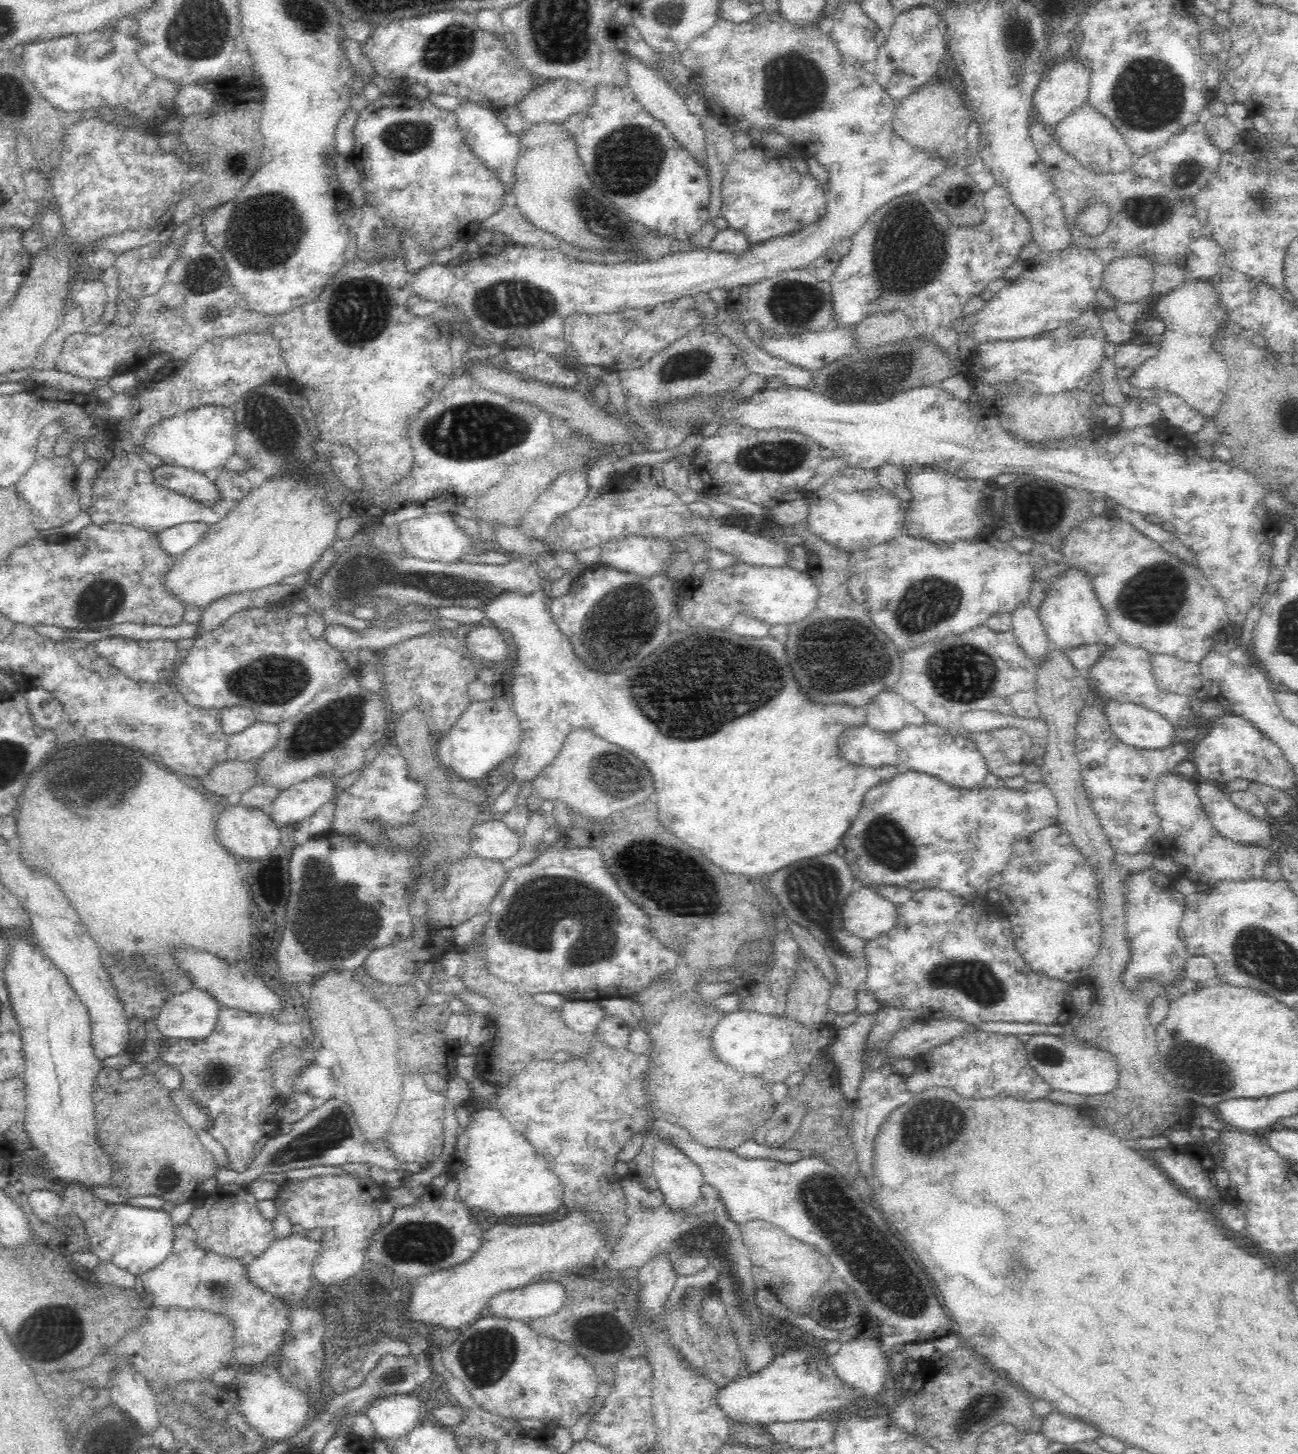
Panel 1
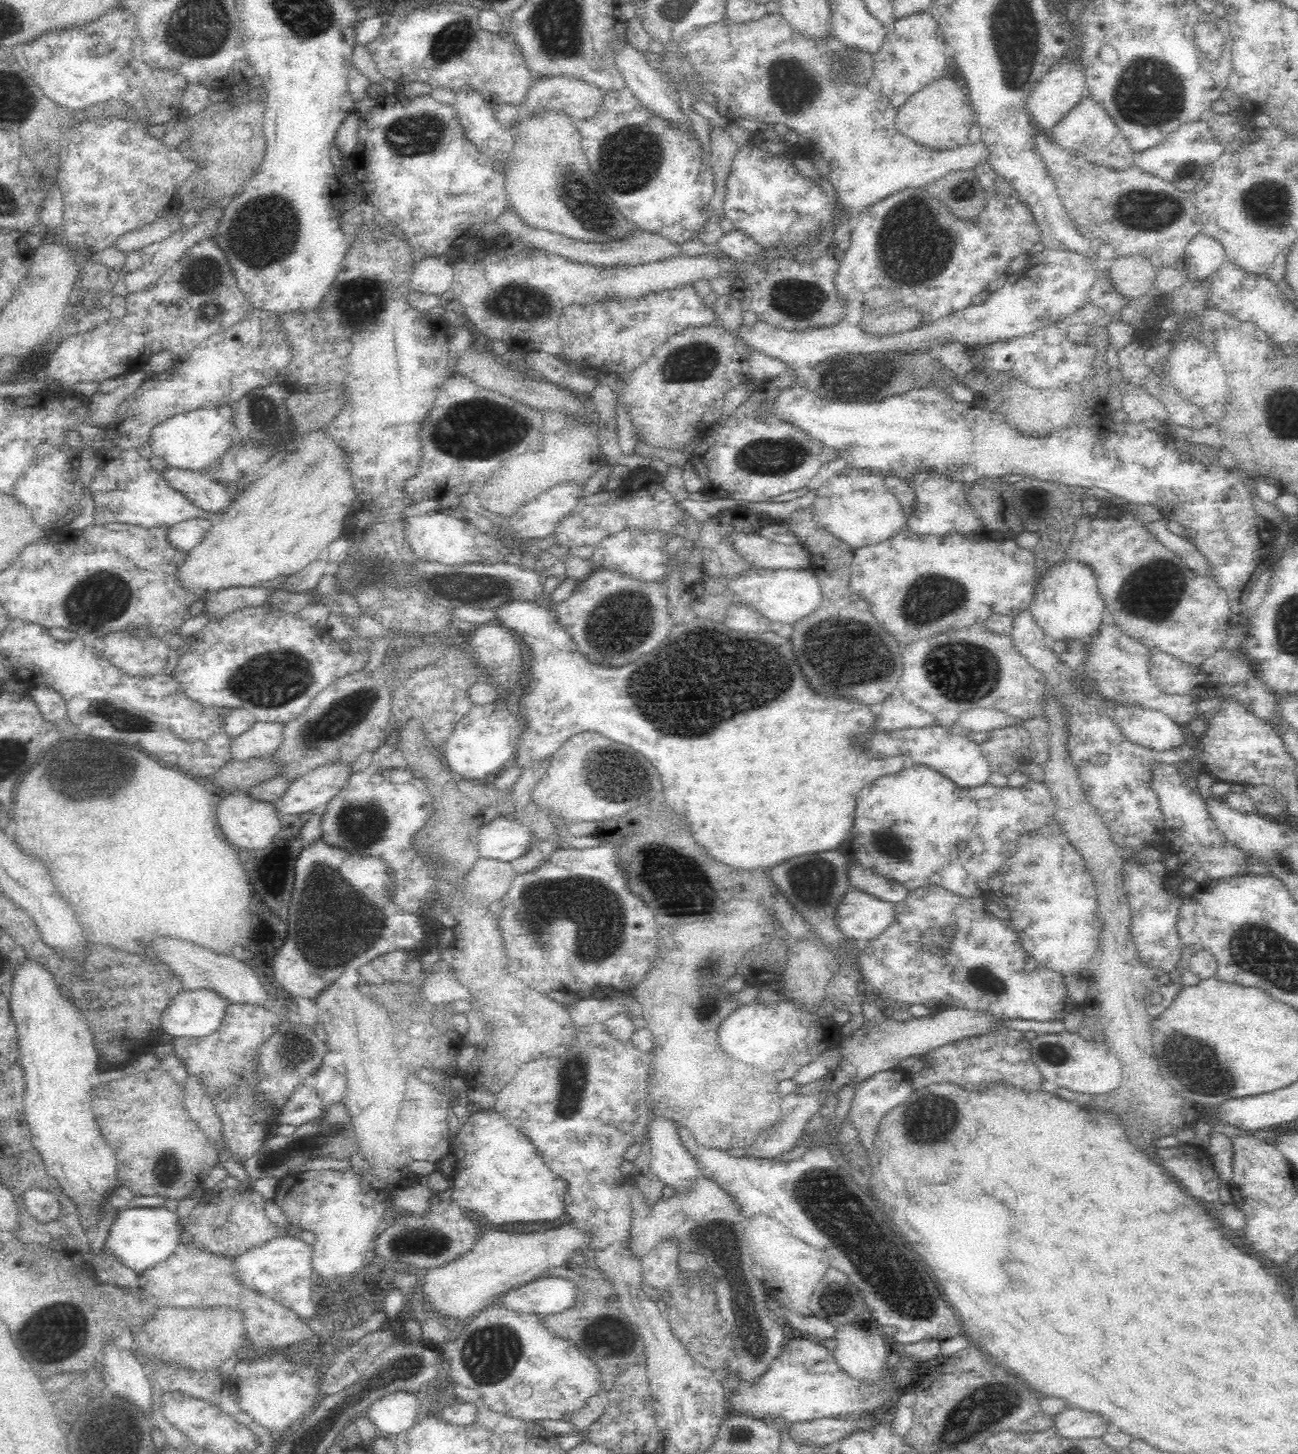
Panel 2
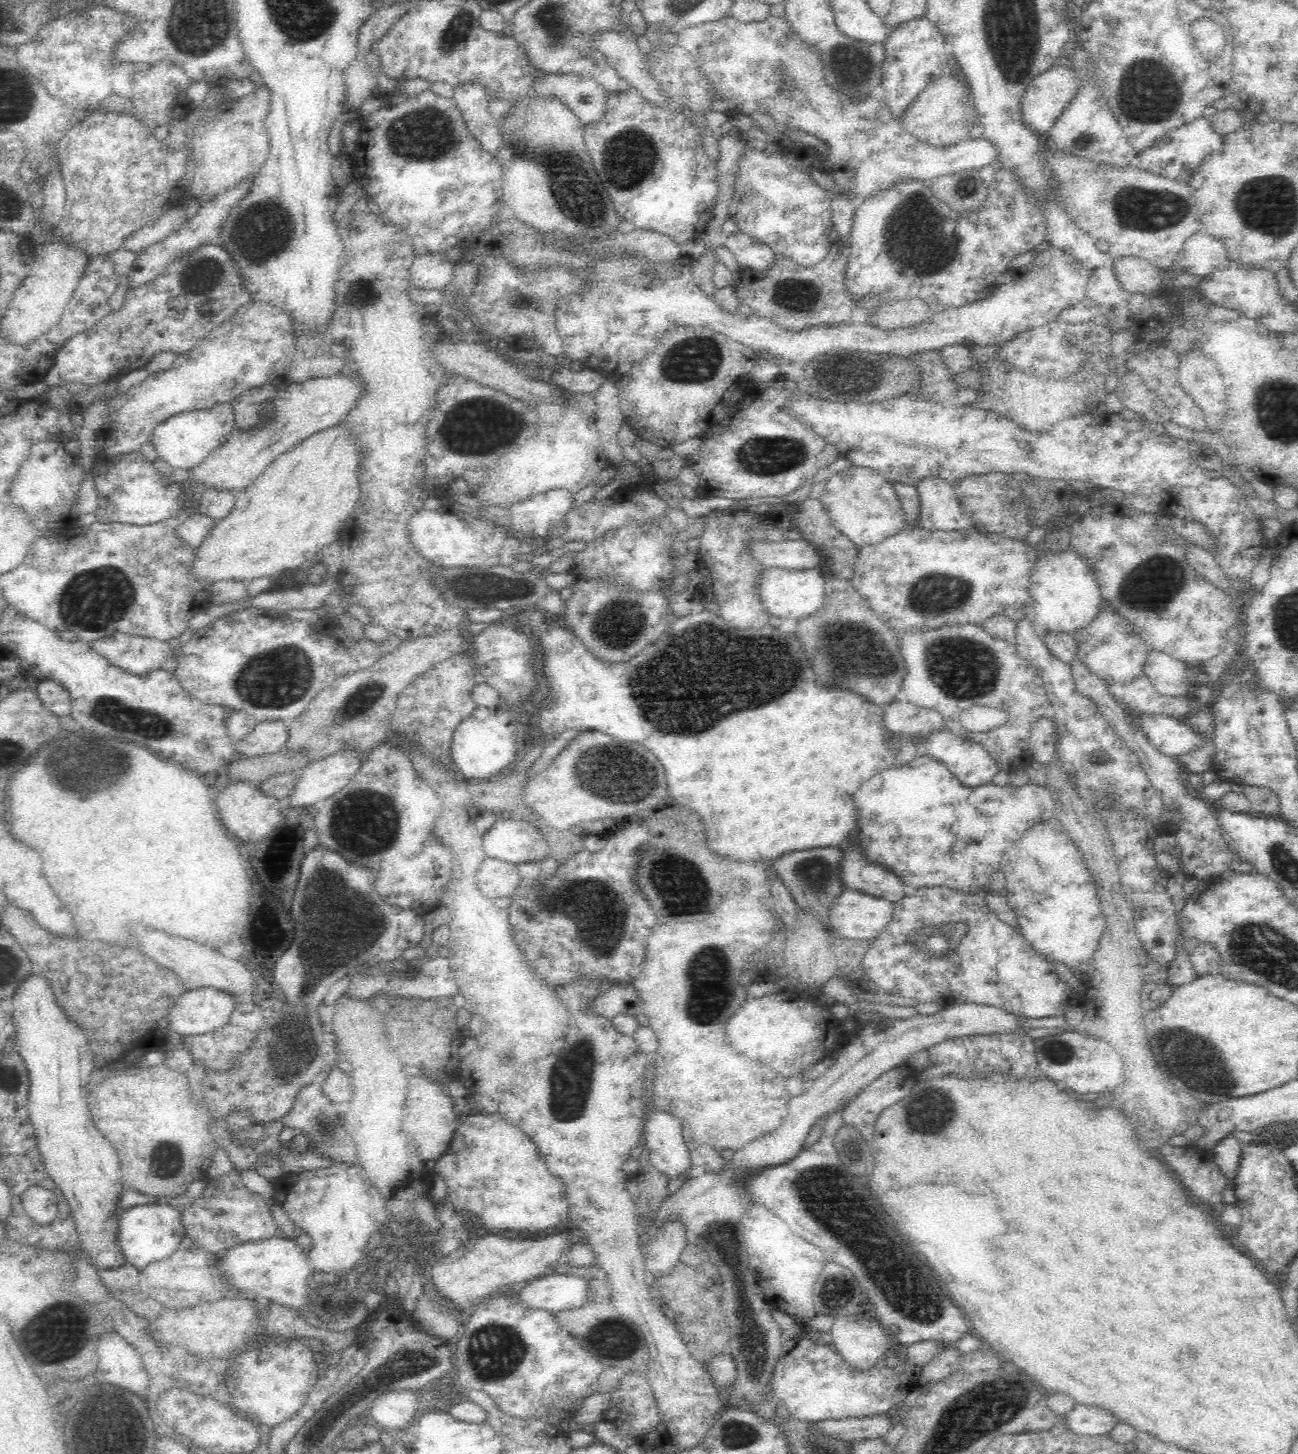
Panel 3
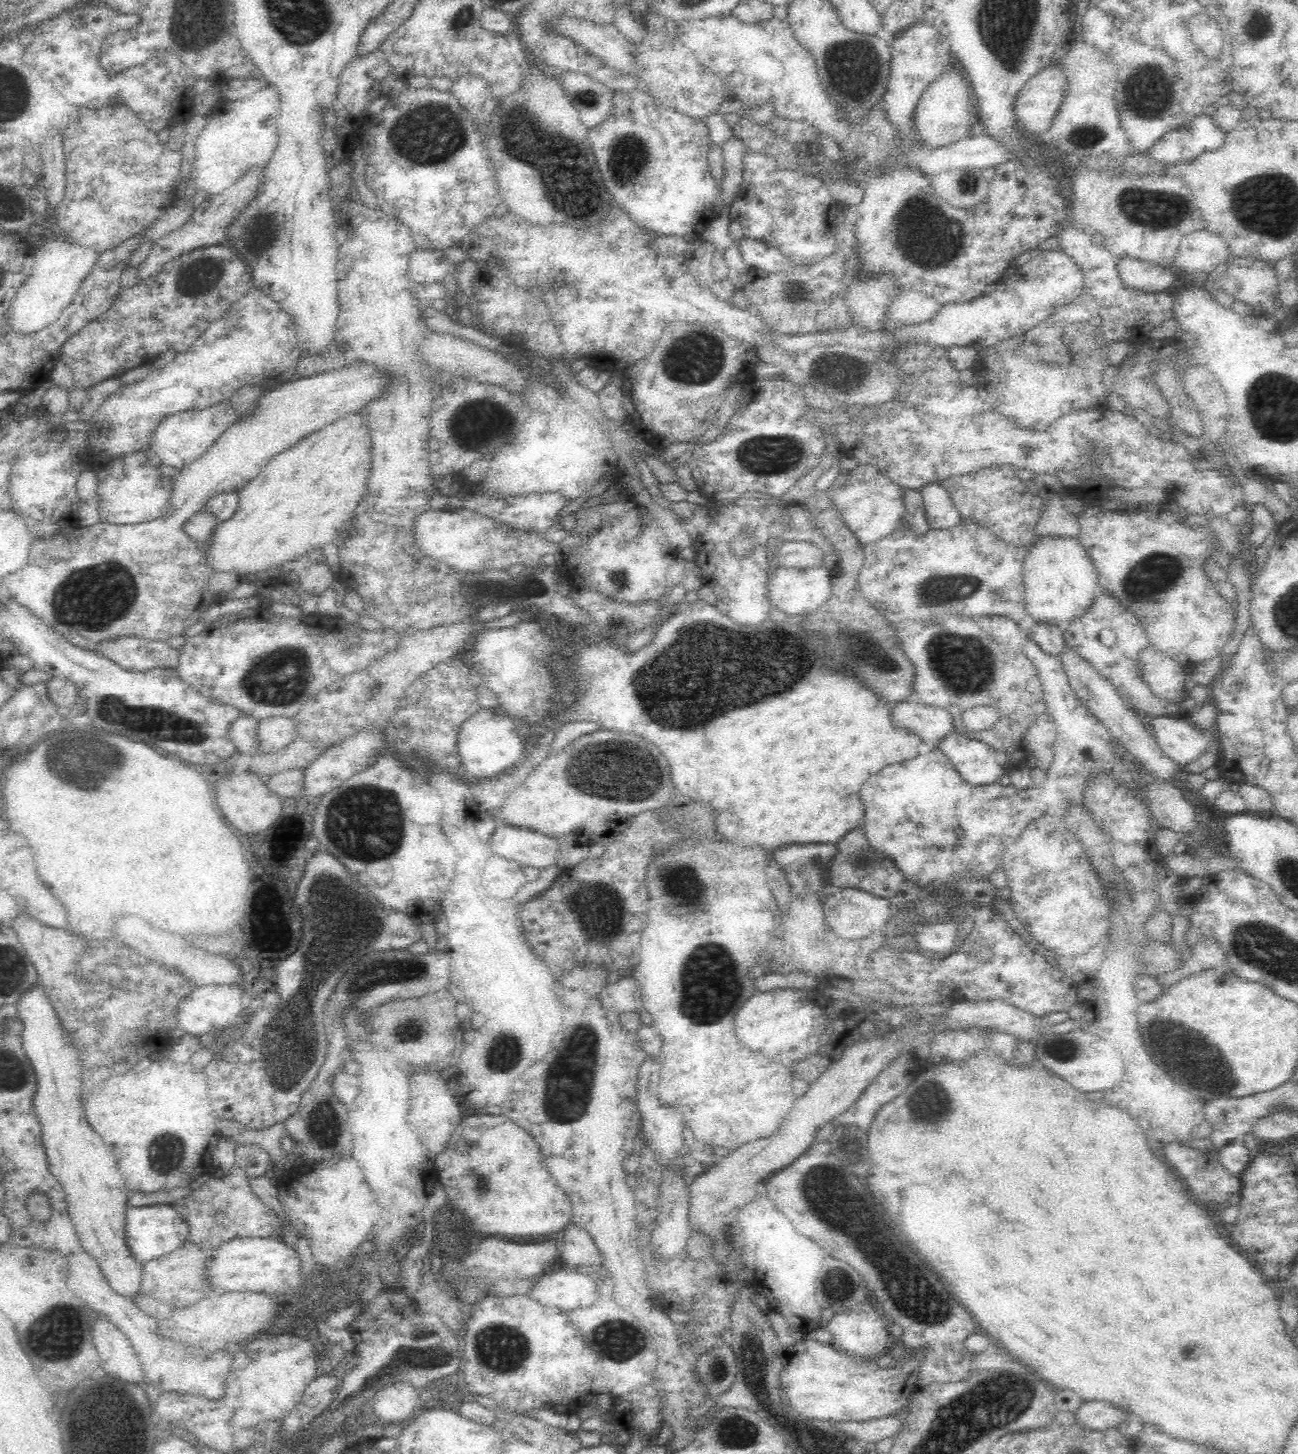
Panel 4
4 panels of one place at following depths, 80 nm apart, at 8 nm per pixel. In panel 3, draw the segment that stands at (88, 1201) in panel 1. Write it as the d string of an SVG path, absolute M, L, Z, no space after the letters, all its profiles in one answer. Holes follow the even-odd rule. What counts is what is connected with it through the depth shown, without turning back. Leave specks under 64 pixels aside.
M40 1185L24 1191L22 1204L26 1214L40 1224L50 1224L57 1214L57 1199L52 1191ZM140 1200L121 1212L120 1245L125 1257L138 1268L170 1256L187 1236L179 1208L169 1201Z

